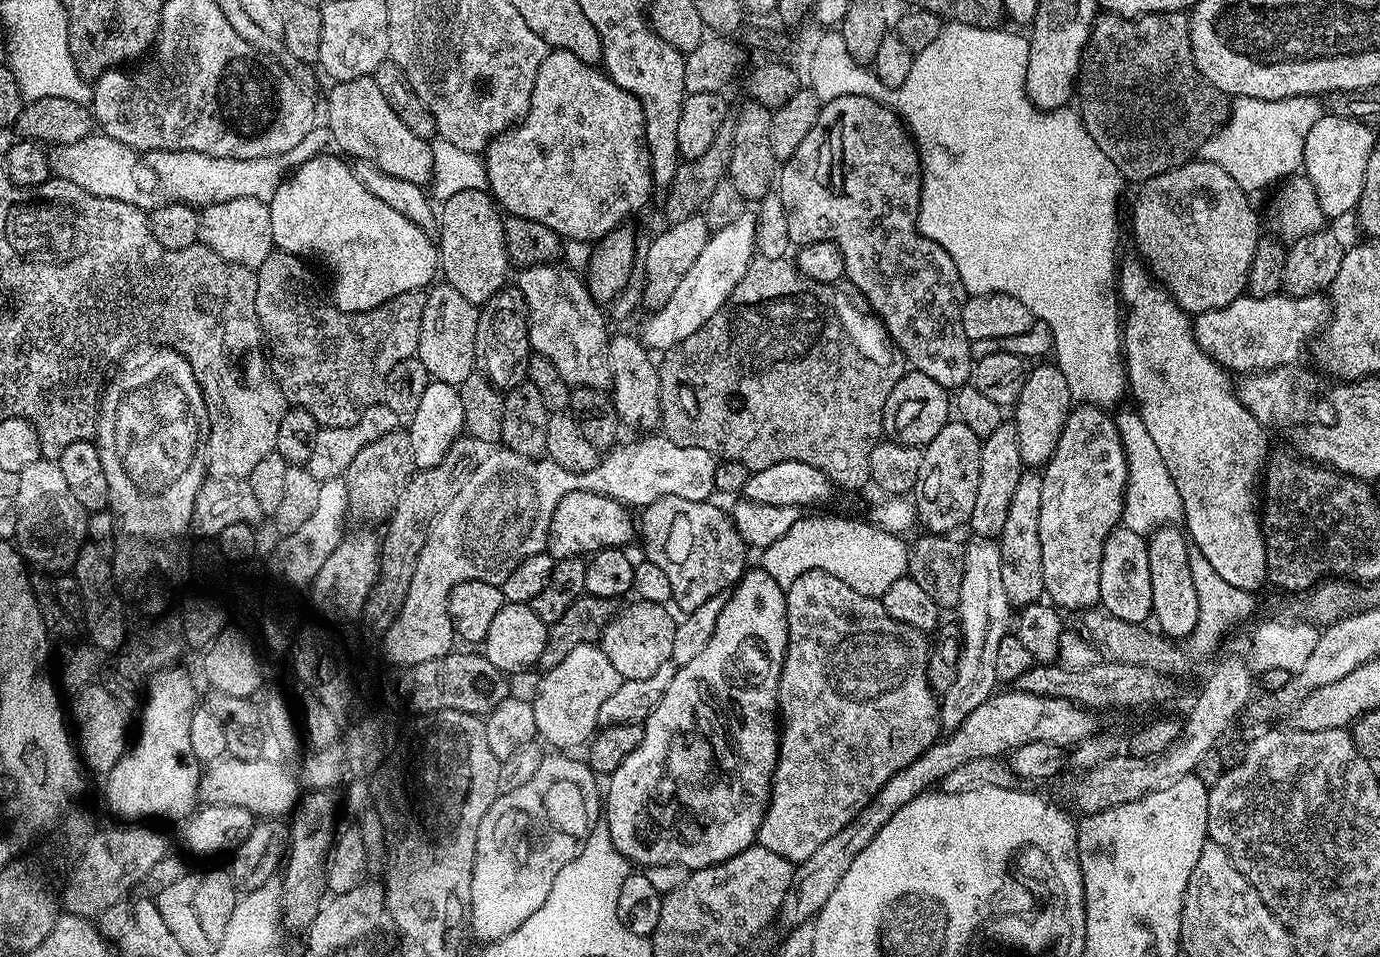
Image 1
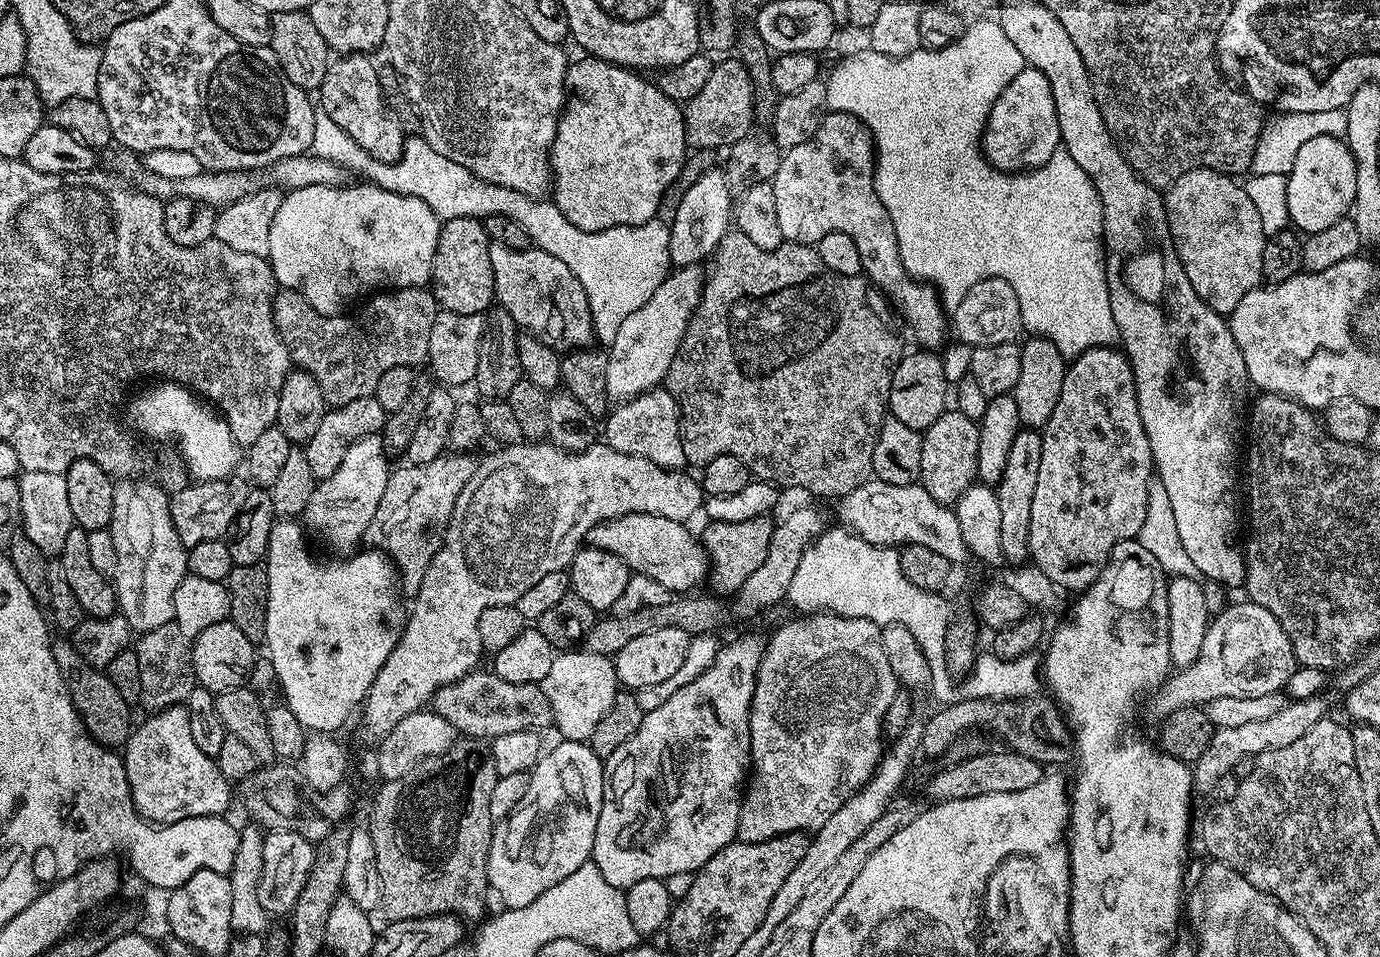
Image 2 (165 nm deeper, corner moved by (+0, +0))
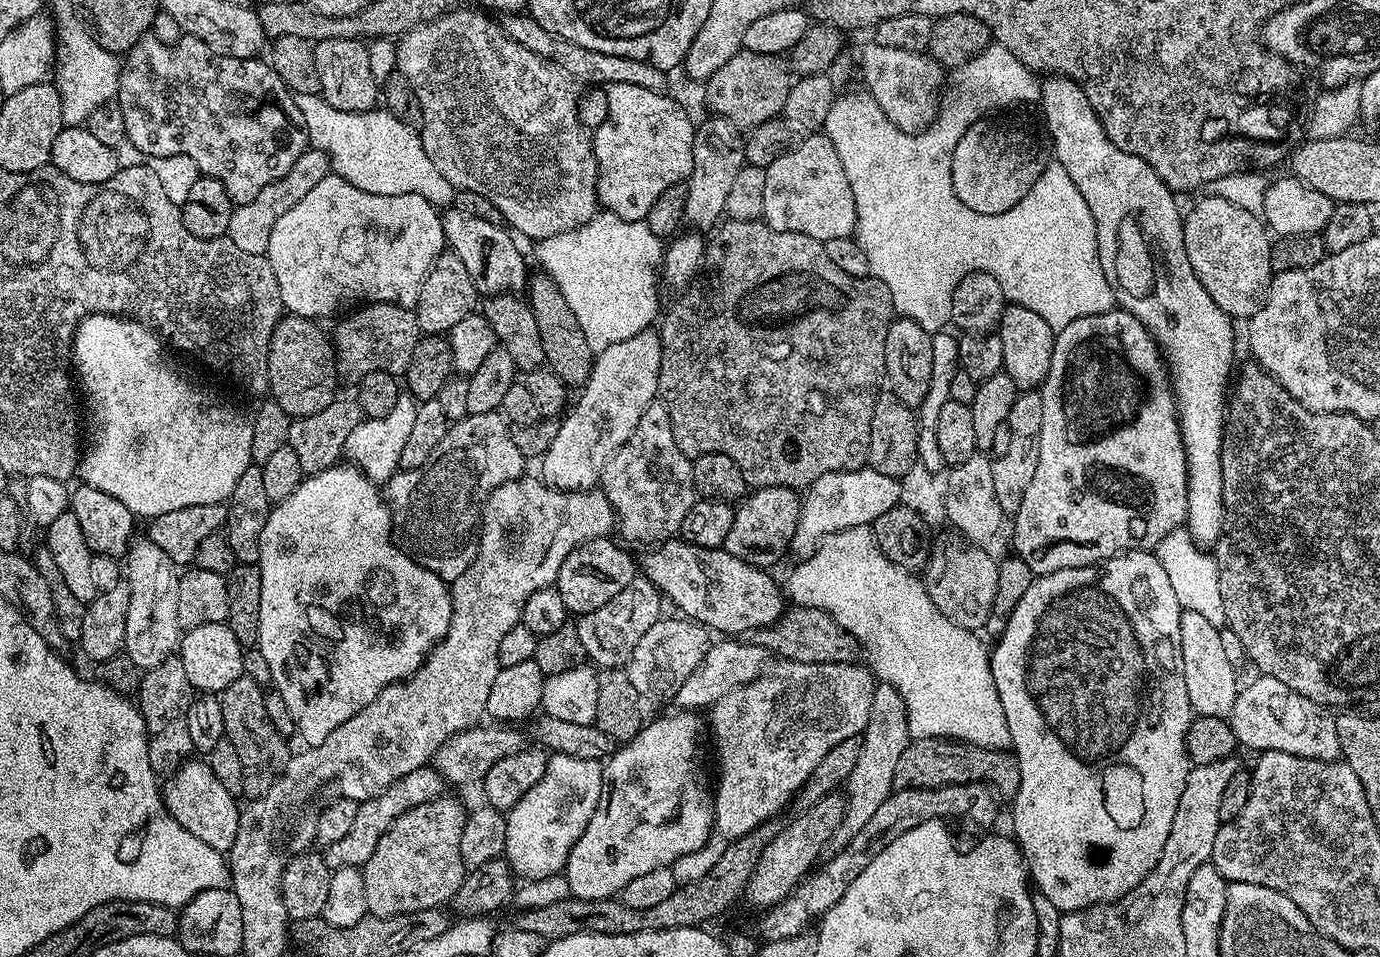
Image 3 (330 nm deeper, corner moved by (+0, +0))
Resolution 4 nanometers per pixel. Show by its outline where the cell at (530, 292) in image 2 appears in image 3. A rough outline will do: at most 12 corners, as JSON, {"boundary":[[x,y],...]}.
{"boundary":[[442,216],[477,293],[519,293],[530,267],[507,227]]}

